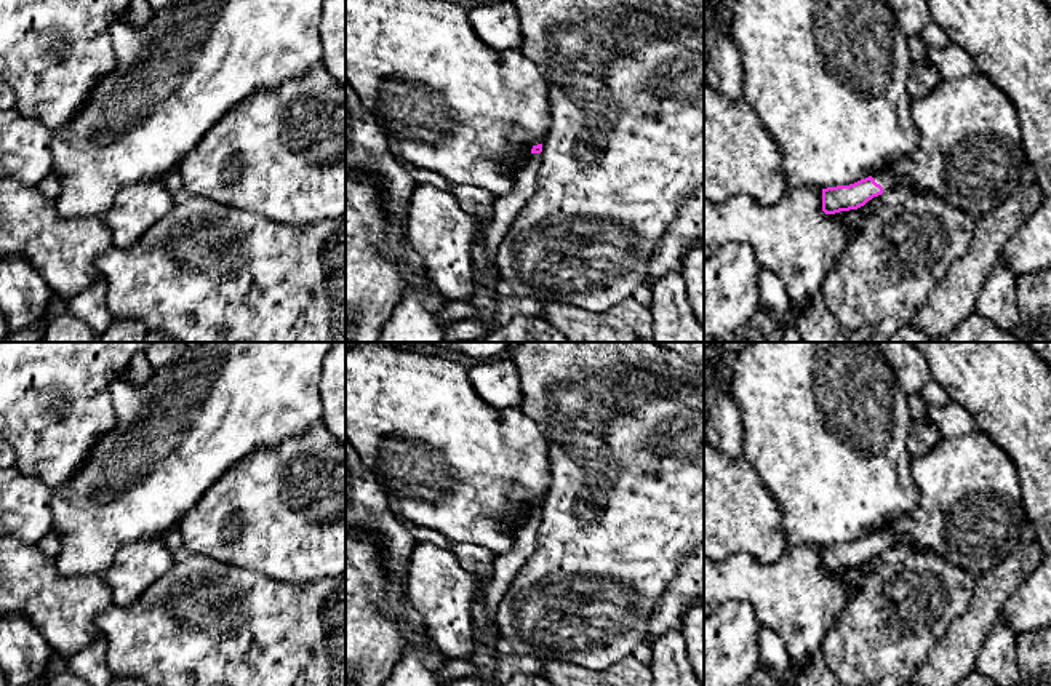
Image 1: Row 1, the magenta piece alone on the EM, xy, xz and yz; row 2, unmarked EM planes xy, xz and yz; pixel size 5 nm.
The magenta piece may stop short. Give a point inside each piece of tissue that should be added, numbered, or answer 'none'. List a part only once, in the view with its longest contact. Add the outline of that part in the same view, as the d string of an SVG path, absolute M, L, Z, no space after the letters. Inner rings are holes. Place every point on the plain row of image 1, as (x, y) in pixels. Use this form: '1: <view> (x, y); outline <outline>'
1: yz (888, 539); outline M881 529L872 534L877 542L883 545L883 550L894 548L899 545L913 545L913 540L909 536L901 536L889 529Z

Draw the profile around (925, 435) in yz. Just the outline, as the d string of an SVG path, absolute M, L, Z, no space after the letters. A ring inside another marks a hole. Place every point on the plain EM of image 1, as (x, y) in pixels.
M923 417L920 422L913 424L909 438L909 451L912 459L921 457L928 451L931 451L939 440L941 435L928 417Z

